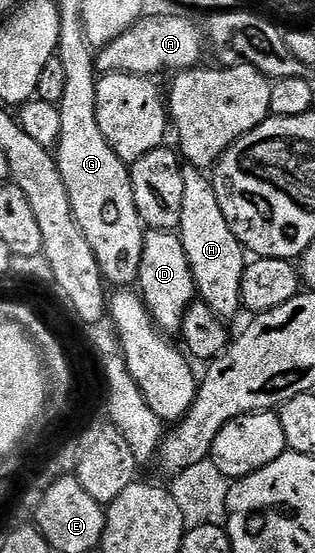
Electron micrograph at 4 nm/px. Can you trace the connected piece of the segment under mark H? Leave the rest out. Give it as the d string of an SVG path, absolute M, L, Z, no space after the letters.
M193 167L183 168L182 175L184 203L180 206L180 223L176 232L188 259L194 287L197 296L217 317L230 319L240 309L240 279L248 257L228 219L224 219L224 211L220 211L213 180L203 170Z

